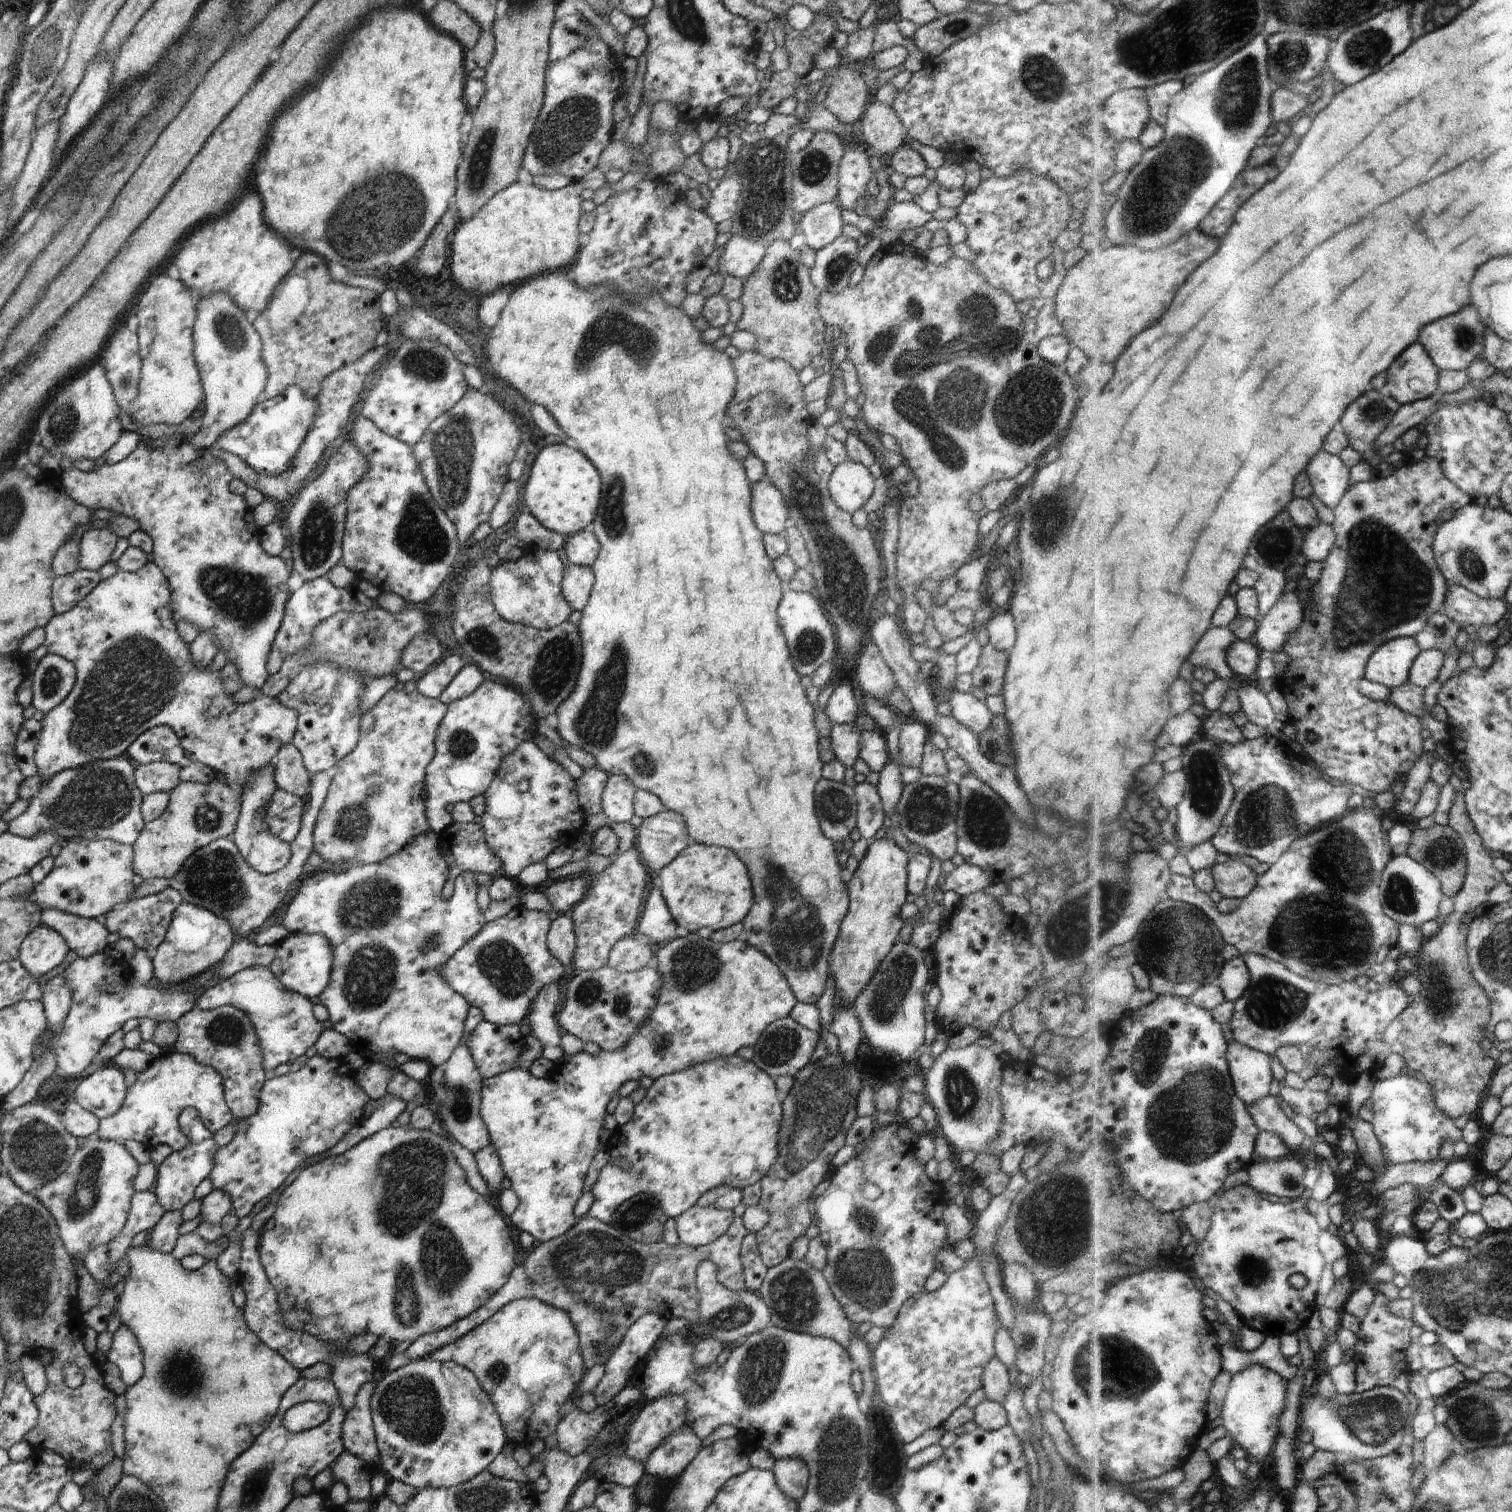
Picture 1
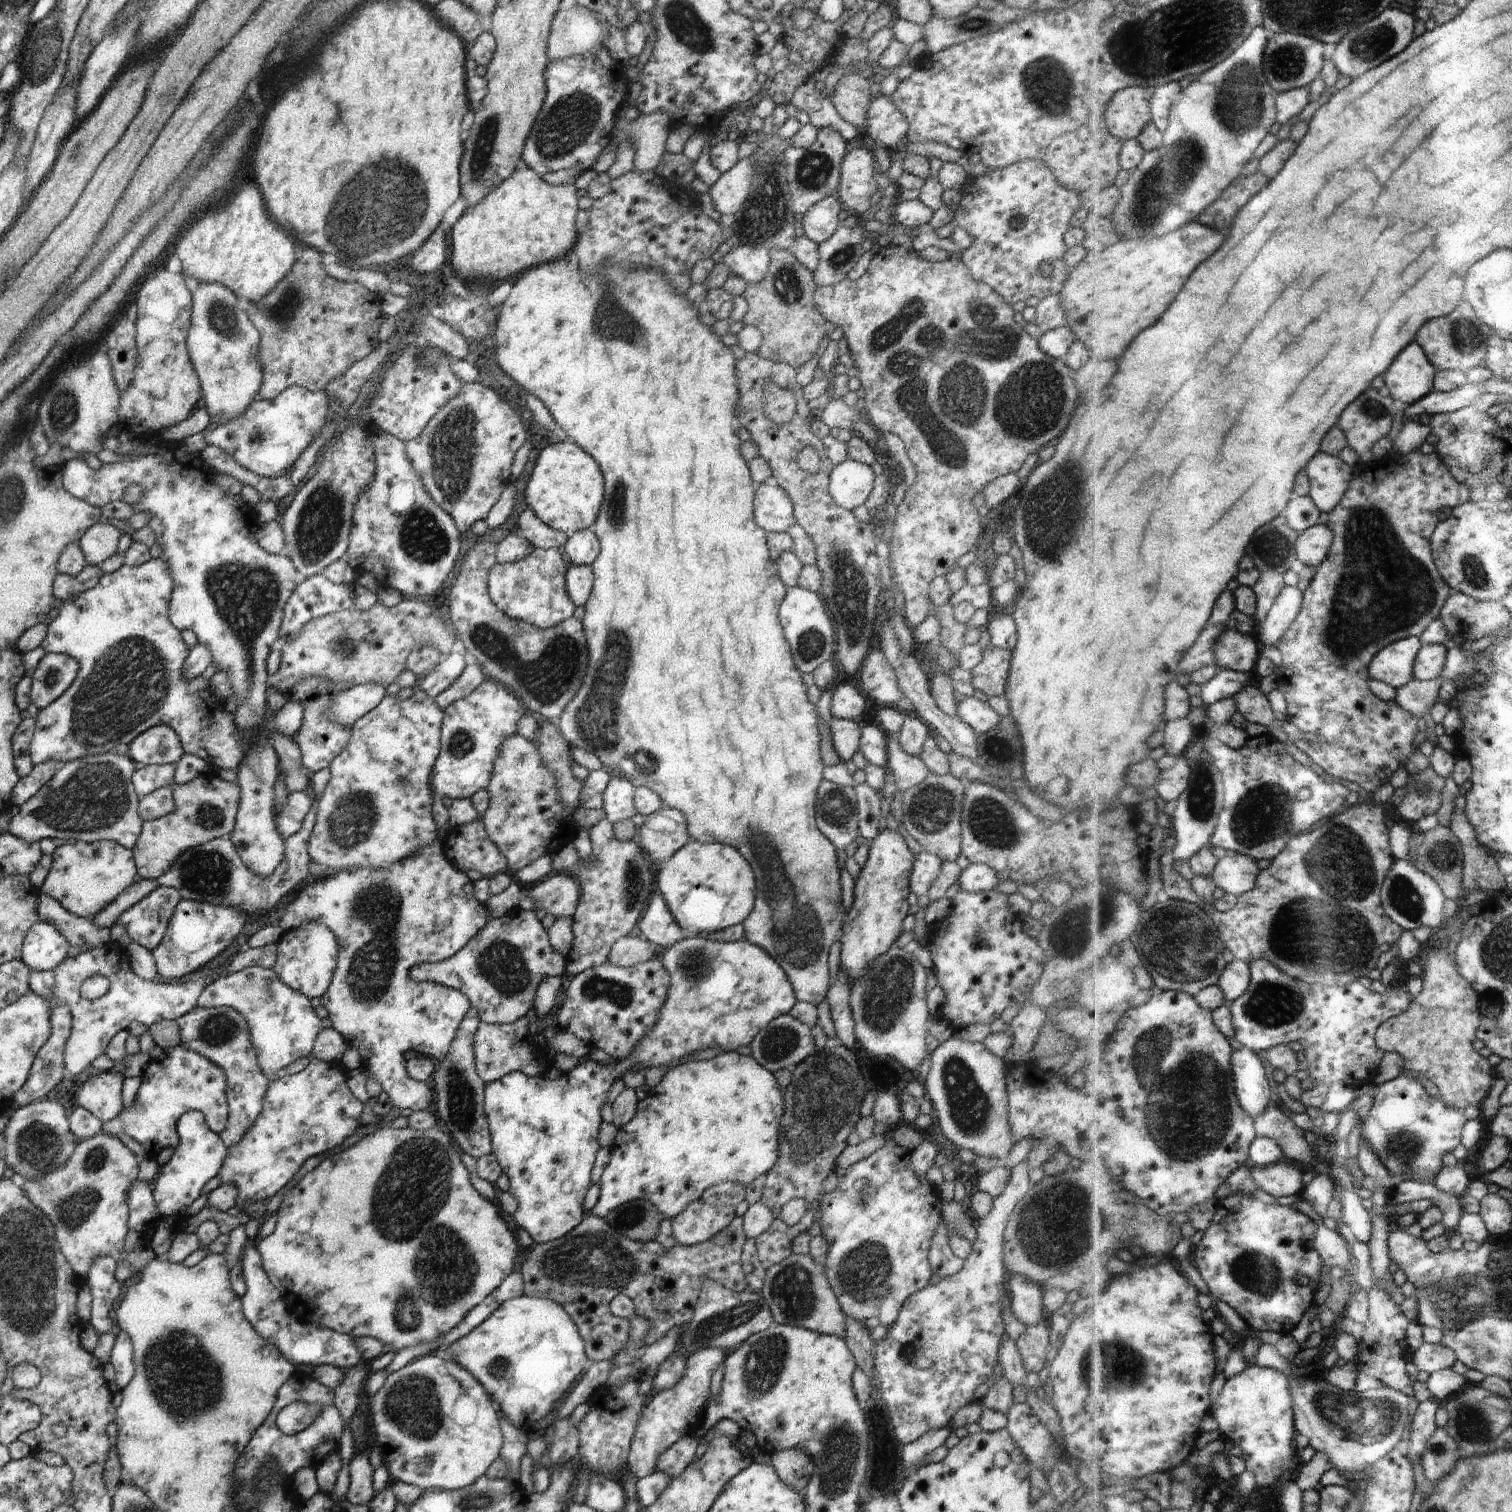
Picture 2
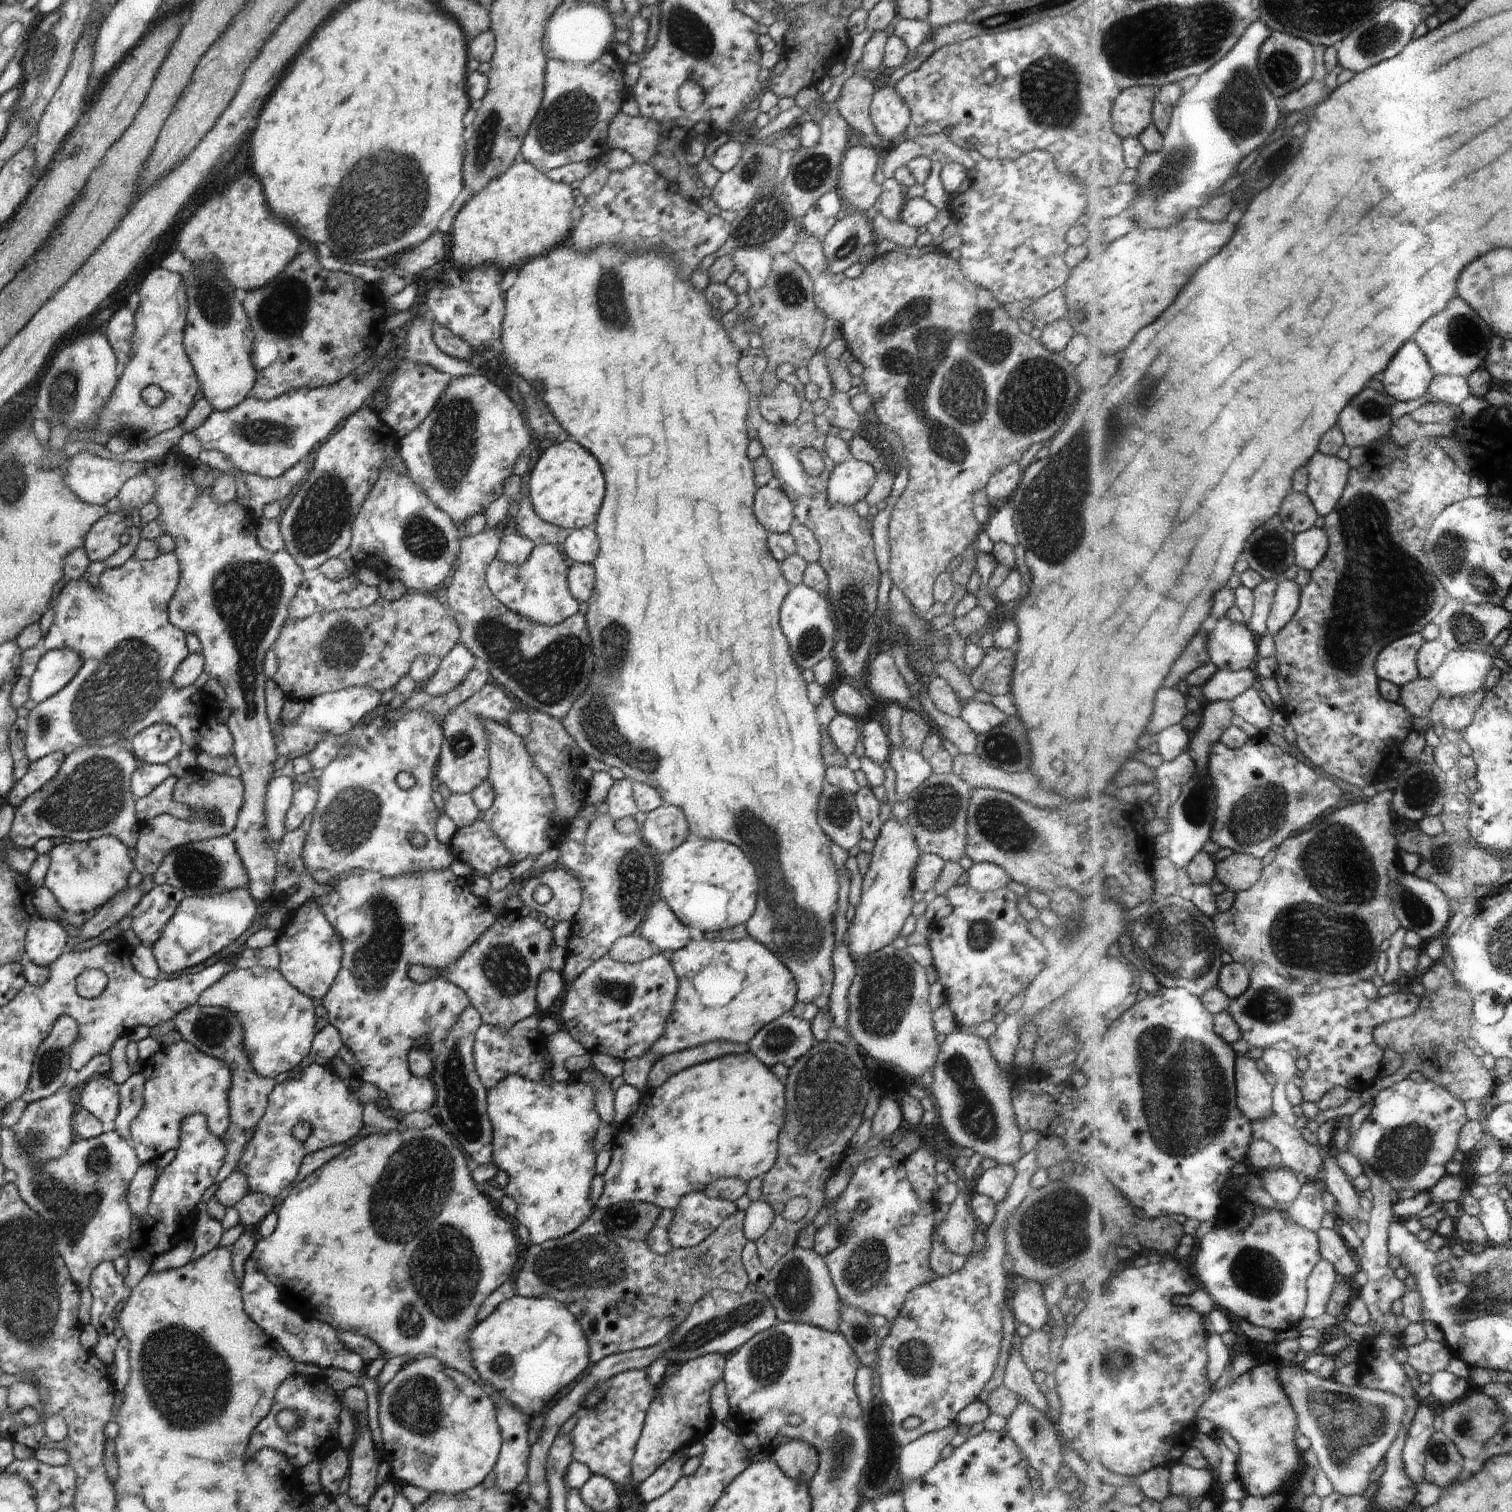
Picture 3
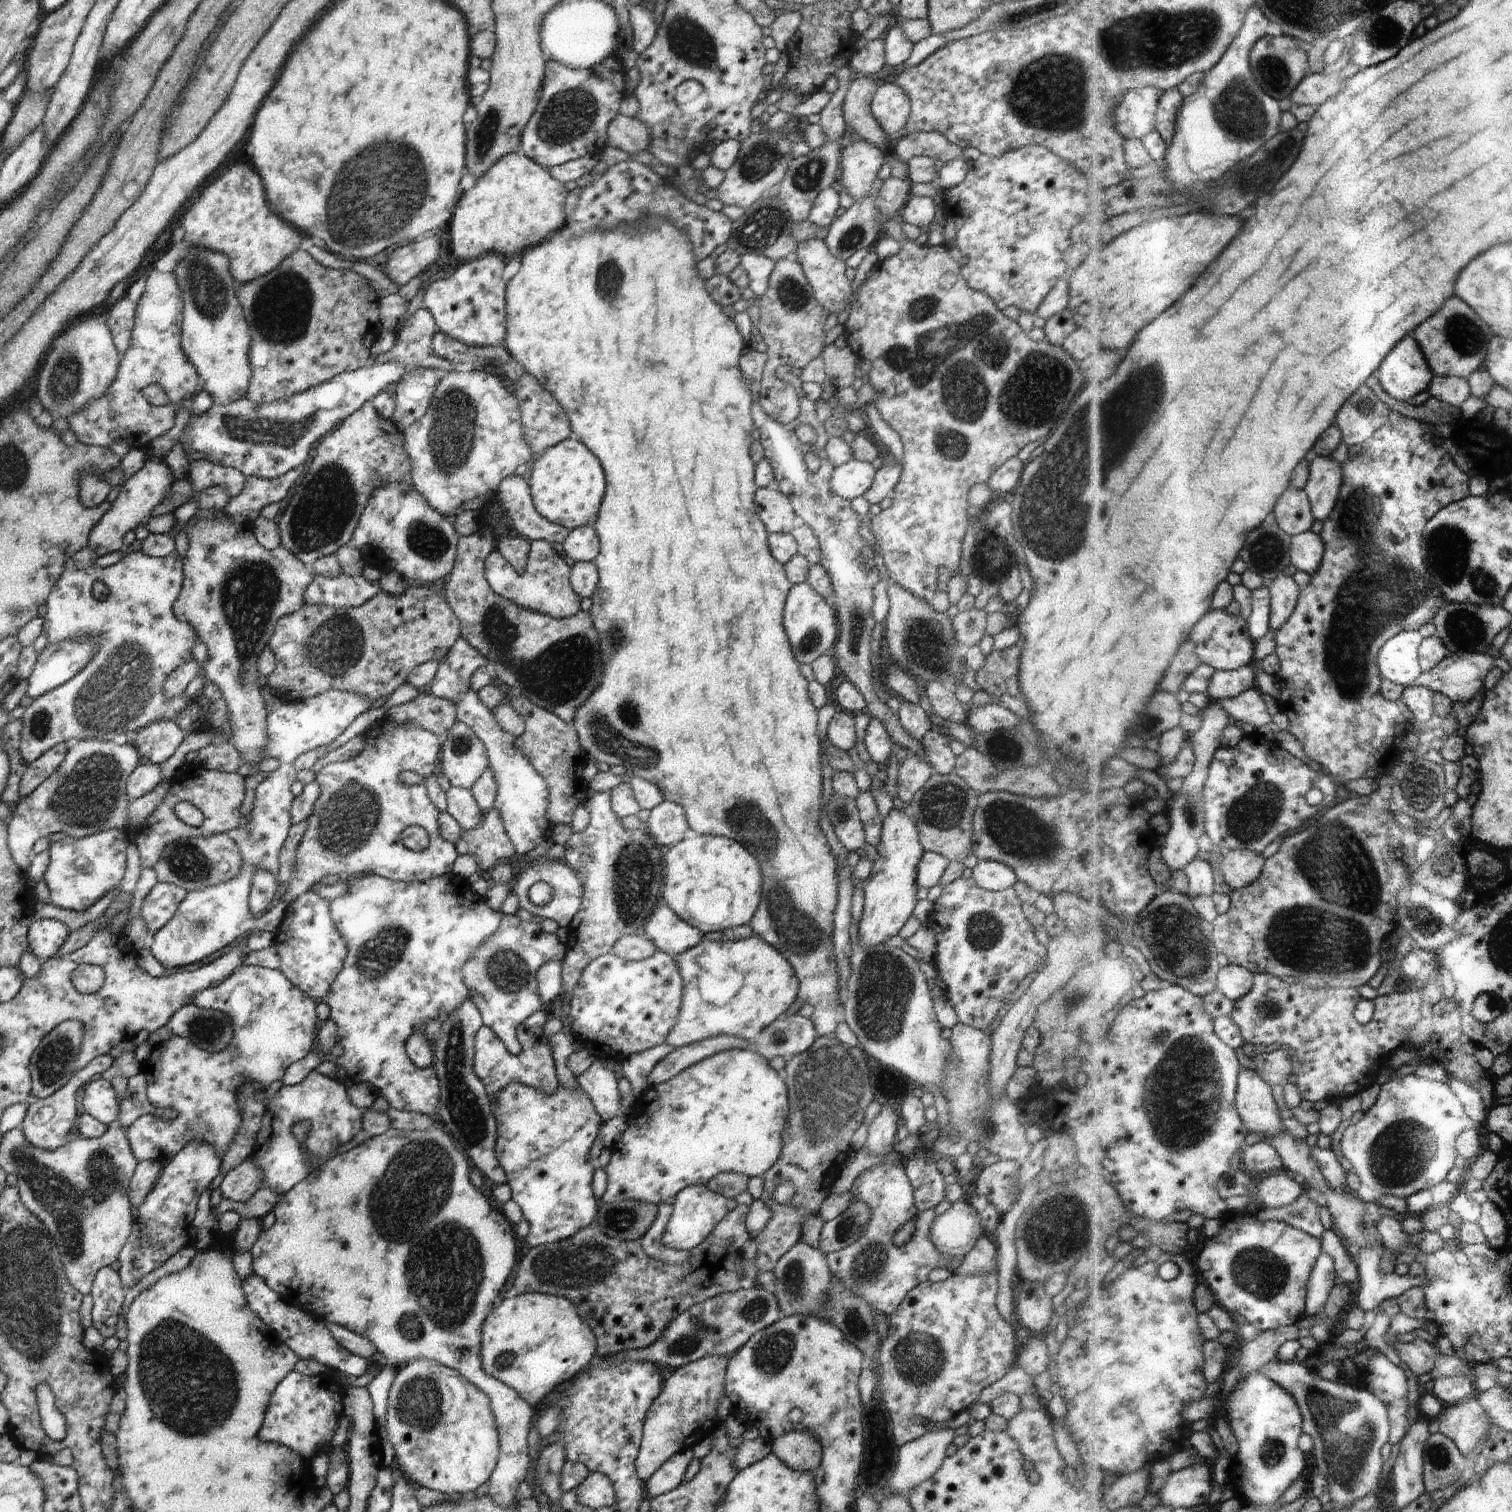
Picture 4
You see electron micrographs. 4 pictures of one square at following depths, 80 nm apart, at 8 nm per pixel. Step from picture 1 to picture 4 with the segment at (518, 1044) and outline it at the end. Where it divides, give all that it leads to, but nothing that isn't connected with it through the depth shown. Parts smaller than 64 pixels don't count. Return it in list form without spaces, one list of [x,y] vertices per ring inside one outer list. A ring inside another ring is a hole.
[[[543,1012],[531,1014],[517,1028],[517,1039],[521,1043],[521,1050],[513,1055],[508,1052],[503,1040],[496,1033],[482,1025],[475,1034],[475,1051],[473,1069],[476,1076],[484,1084],[487,1095],[491,1102],[493,1096],[508,1083],[518,1081],[519,1083],[540,1089],[543,1093],[552,1094],[559,1087],[559,1080],[555,1071],[555,1060],[548,1046],[548,1037],[544,1034],[544,1023],[548,1019]]]

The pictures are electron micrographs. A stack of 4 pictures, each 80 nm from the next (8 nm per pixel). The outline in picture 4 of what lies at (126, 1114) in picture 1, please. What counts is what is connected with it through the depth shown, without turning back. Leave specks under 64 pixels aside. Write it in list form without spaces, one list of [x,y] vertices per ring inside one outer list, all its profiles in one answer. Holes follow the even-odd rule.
[[[240,965],[232,974],[215,987],[197,992],[192,1004],[203,1009],[216,1009],[227,1014],[232,1021],[233,1039],[228,1048],[219,1053],[209,1053],[193,1045],[184,1037],[172,1037],[152,1049],[150,1058],[140,1063],[140,1071],[147,1080],[147,1099],[156,1109],[170,1109],[176,1114],[172,1120],[163,1119],[156,1113],[143,1114],[125,1131],[134,1156],[138,1162],[162,1161],[174,1156],[192,1139],[200,1139],[223,1158],[233,1136],[240,1126],[240,1109],[236,1102],[236,1091],[240,1083],[252,1081],[266,1090],[272,1082],[281,1080],[286,1069],[301,1061],[313,1048],[316,1037],[315,1022],[319,1020],[315,1011],[314,1000],[296,988],[280,972],[280,969]]]

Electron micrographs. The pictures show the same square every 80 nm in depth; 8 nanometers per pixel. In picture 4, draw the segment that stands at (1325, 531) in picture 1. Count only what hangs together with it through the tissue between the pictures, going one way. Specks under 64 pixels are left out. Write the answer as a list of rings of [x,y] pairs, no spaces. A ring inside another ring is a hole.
[[[1314,530],[1308,531],[1294,537],[1292,545],[1293,564],[1299,569],[1315,575],[1325,559],[1327,548],[1323,533],[1316,534]]]

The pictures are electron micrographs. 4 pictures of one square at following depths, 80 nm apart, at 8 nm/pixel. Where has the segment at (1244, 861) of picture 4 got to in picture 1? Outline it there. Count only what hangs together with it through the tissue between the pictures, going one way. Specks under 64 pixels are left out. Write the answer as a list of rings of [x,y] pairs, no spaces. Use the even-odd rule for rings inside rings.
[[[1230,856],[1227,861],[1214,867],[1217,890],[1224,896],[1233,899],[1244,899],[1250,896],[1259,877],[1242,858]]]

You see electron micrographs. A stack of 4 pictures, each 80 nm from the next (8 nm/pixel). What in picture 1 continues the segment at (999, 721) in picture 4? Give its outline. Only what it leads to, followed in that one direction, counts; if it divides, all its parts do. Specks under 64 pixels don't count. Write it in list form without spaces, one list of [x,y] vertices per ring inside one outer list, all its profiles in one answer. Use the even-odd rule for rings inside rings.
[[[954,689],[949,696],[949,703],[952,716],[977,735],[990,726],[994,714],[990,712],[984,701],[976,699],[972,693]]]

